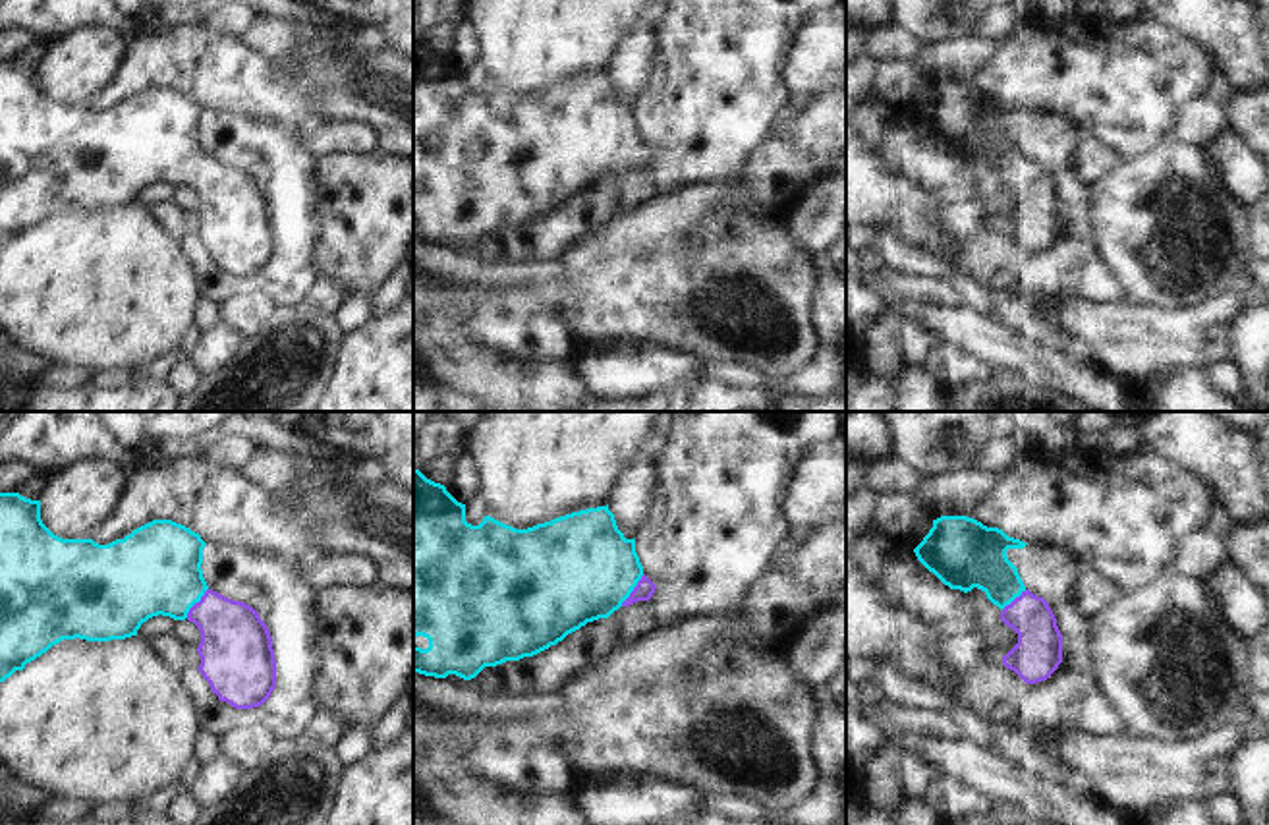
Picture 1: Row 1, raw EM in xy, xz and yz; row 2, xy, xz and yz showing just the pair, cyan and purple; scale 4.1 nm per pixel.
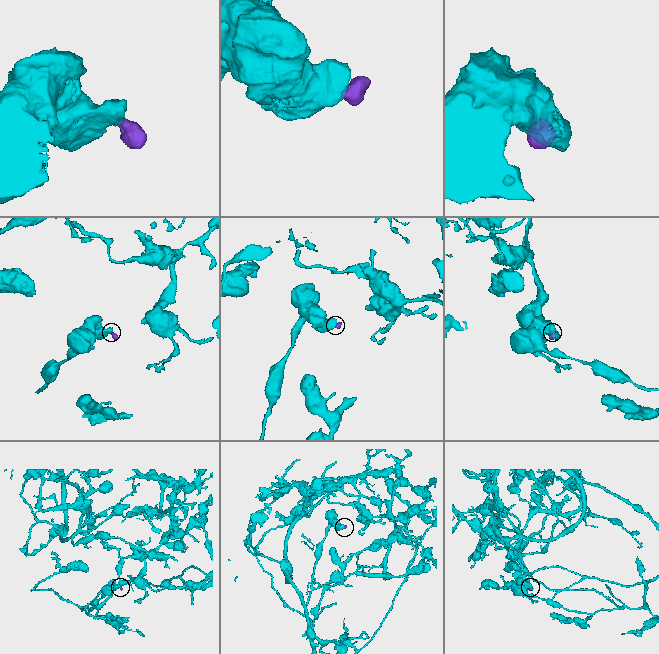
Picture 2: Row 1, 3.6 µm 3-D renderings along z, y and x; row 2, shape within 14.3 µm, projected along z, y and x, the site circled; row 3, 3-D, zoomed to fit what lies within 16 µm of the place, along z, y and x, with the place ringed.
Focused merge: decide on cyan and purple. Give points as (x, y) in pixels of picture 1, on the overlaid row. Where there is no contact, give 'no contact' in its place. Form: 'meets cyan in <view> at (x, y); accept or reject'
meets cyan in xz at (632, 590); accept

